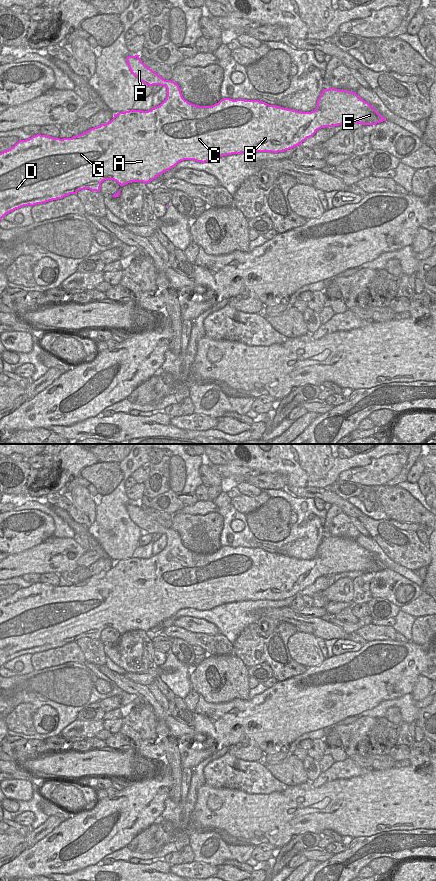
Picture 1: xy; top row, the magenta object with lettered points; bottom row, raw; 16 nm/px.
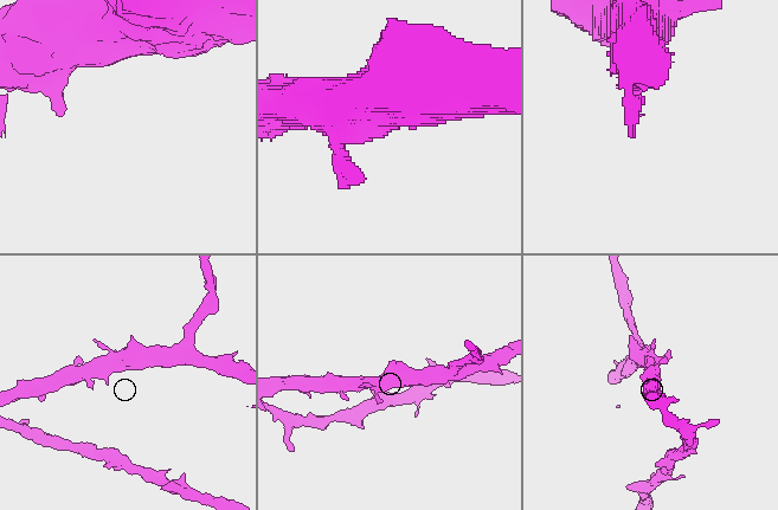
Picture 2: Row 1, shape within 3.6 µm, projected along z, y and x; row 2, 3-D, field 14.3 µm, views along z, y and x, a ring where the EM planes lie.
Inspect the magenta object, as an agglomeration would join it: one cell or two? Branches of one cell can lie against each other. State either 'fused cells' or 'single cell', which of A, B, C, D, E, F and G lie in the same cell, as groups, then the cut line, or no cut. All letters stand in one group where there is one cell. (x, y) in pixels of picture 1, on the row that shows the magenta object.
single cell; groups A B C D E F G; cut none

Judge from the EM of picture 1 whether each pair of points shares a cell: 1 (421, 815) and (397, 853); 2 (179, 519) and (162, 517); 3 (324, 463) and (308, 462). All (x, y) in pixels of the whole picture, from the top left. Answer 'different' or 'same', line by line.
1: different
2: different
3: same

